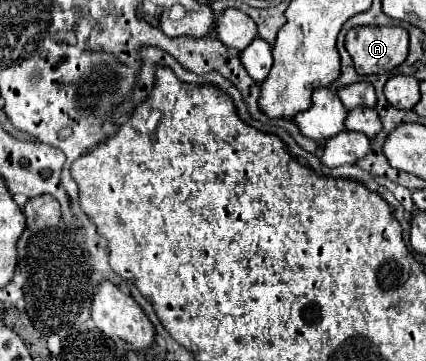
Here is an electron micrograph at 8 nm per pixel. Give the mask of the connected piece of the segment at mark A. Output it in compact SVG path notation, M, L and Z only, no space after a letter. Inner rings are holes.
M355 27L345 37L345 47L359 75L385 75L397 69L409 51L409 33L401 27Z

